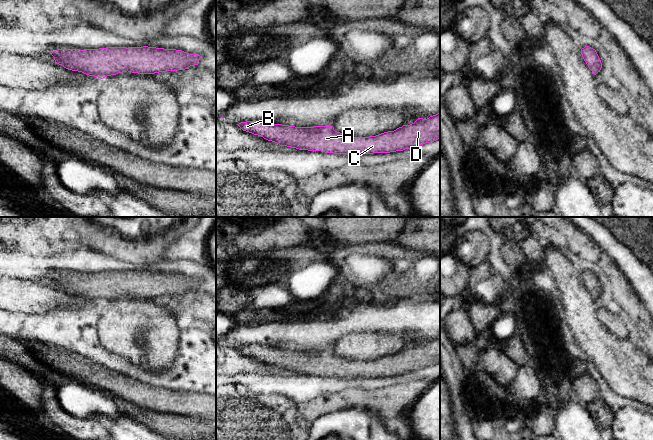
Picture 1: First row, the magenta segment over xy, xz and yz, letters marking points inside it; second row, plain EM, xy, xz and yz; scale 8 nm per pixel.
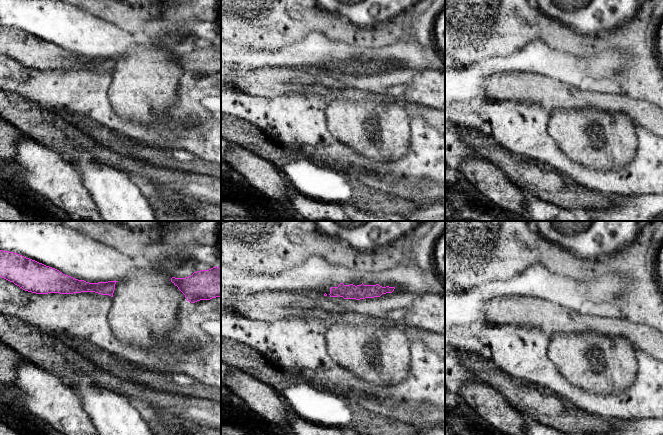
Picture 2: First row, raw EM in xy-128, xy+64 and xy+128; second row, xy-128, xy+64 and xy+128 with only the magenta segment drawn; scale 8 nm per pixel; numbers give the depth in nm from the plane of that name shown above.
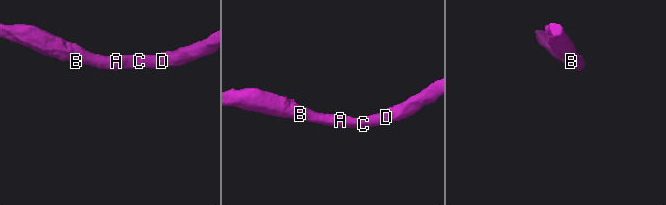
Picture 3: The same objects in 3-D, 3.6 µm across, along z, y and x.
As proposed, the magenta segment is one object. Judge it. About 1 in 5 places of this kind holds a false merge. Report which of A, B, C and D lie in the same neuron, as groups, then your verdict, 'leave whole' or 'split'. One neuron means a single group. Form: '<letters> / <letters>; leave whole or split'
A B C D; leave whole

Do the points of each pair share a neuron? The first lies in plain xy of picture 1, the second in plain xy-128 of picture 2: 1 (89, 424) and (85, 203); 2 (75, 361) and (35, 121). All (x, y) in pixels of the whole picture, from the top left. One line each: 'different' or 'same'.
1: same
2: same

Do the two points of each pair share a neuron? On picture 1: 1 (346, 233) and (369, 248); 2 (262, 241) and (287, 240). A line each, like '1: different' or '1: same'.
1: different
2: same

